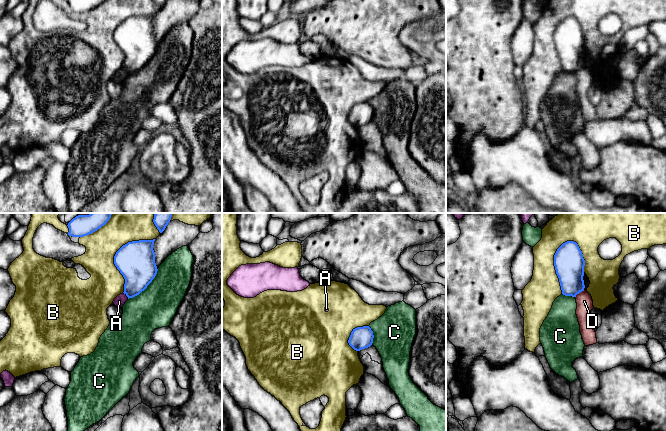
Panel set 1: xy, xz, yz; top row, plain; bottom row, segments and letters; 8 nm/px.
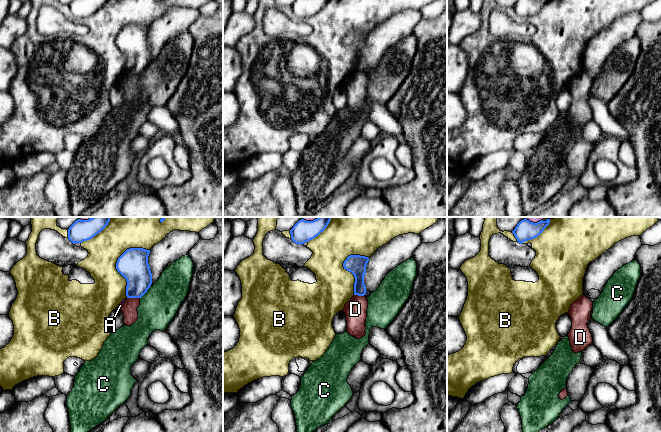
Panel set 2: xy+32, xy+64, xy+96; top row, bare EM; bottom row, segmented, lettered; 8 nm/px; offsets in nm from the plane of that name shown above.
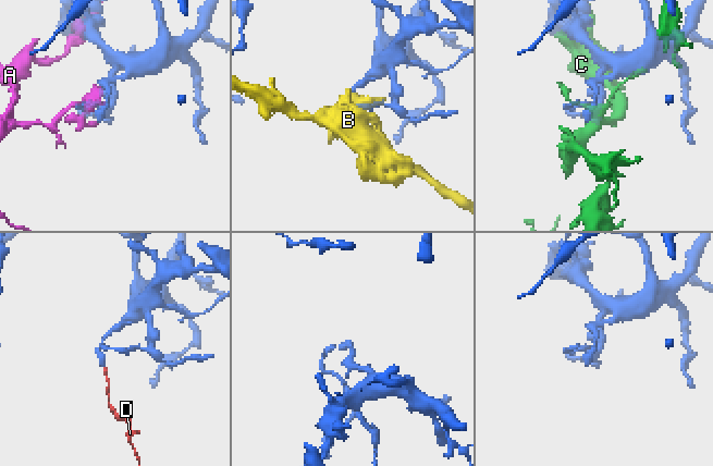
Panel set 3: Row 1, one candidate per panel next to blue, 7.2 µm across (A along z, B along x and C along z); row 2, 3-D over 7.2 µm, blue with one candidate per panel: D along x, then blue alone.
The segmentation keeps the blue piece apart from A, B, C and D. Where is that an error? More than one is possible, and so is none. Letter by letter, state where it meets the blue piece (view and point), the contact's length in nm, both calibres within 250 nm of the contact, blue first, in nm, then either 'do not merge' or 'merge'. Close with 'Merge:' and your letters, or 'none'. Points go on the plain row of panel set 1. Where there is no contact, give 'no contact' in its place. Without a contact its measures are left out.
A: xy (126, 71) | 70 nm | 280/90 nm | do not merge
B: yz (554, 39) | 440 nm | 240/260 nm | do not merge
C: xy (146, 63) | 340 nm | 300/320 nm | do not merge
D: yz (579, 68) | 100 nm | 240/130 nm | do not merge
Merge: none

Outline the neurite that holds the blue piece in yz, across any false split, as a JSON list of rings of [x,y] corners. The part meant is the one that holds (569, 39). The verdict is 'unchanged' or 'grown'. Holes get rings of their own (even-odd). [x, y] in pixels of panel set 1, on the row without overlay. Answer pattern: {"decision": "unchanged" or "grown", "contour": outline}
{"decision": "unchanged", "contour": [[[567,17],[557,25],[554,42],[563,71],[576,73],[584,67],[585,36],[576,18]]]}

